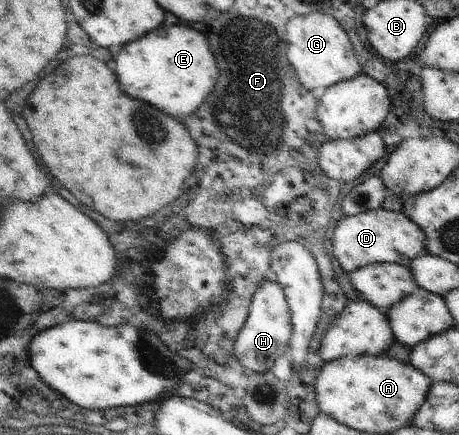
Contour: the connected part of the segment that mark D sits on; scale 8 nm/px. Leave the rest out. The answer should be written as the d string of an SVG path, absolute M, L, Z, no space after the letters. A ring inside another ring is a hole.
M380 207L350 216L337 215L334 224L334 258L347 275L372 263L396 263L409 267L420 253L425 252L426 234L402 211L394 212Z

